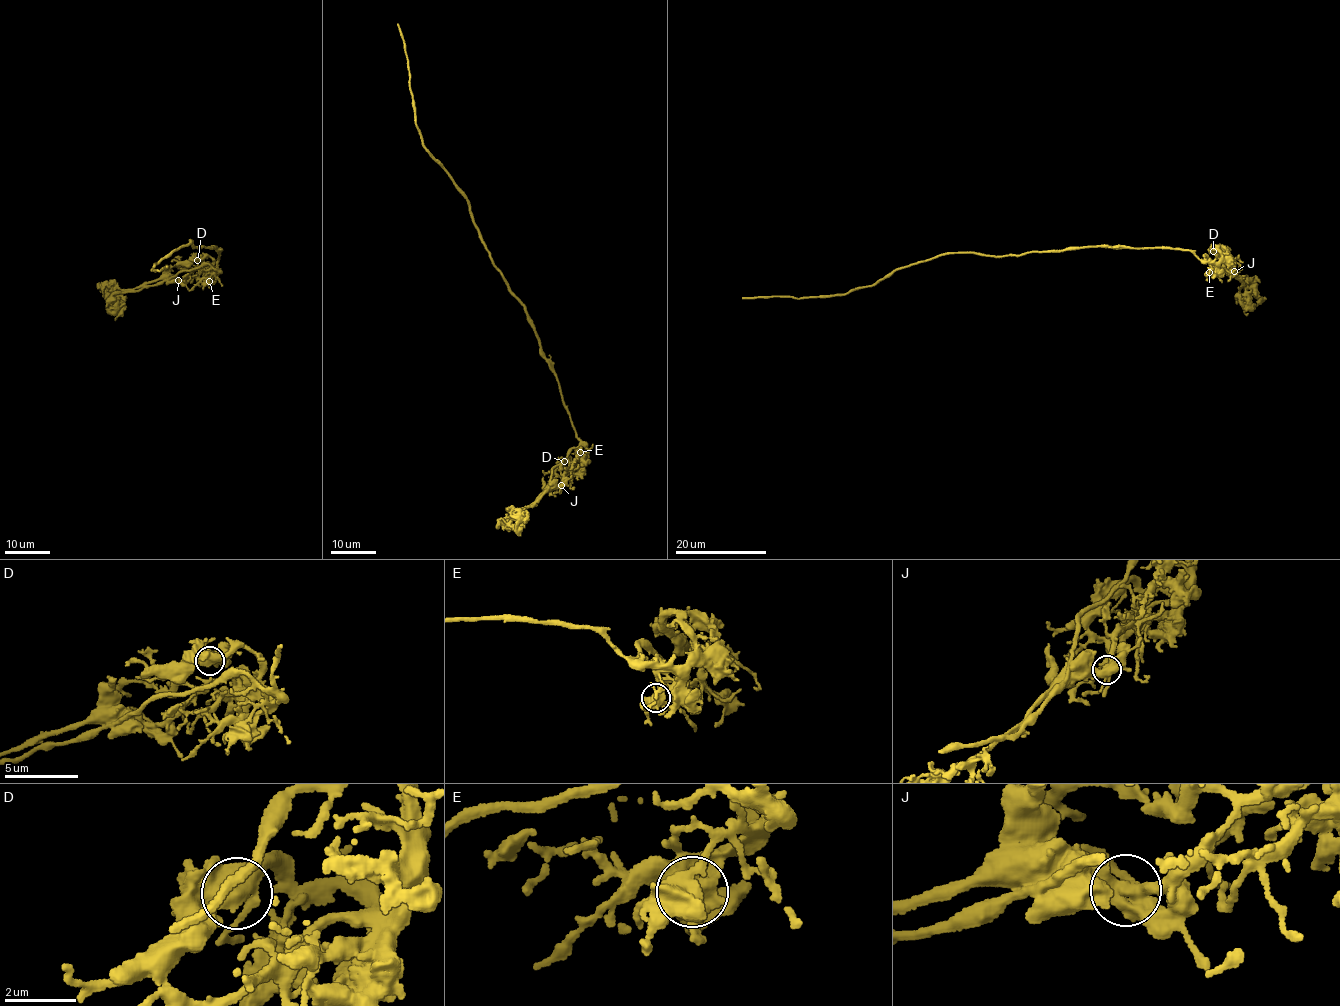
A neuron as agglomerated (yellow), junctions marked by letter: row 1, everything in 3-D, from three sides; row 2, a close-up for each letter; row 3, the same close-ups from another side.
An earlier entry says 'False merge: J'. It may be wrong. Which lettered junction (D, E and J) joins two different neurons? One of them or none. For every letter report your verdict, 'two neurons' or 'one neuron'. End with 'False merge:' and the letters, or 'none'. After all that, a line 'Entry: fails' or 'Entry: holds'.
D: one neuron
E: one neuron
J: two neurons
False merge: J
Entry: holds

